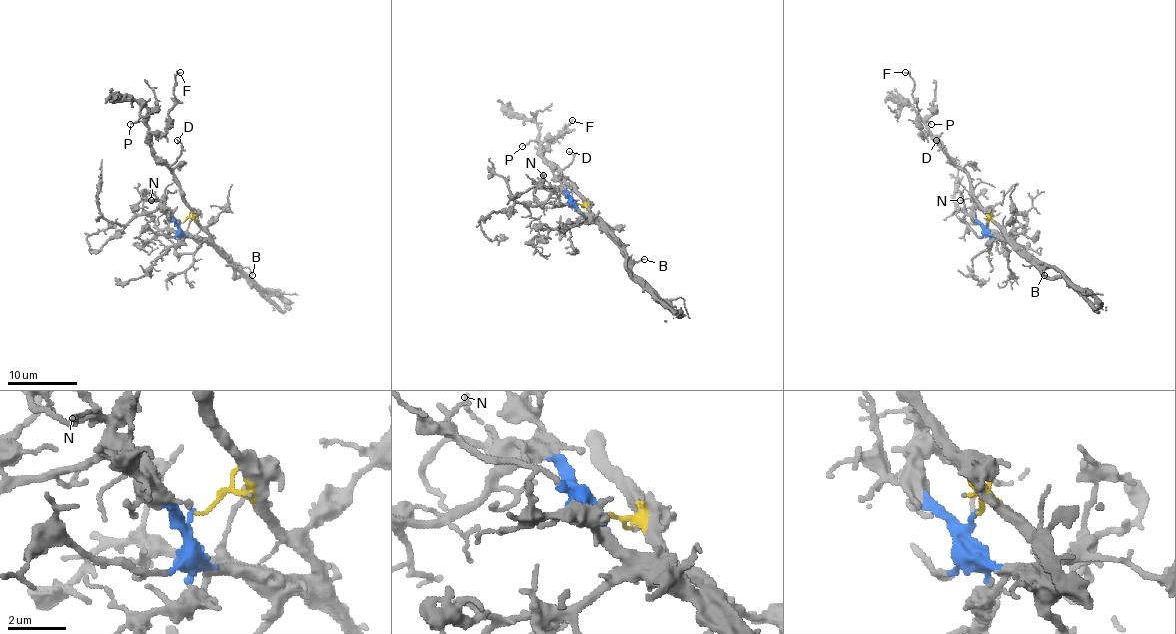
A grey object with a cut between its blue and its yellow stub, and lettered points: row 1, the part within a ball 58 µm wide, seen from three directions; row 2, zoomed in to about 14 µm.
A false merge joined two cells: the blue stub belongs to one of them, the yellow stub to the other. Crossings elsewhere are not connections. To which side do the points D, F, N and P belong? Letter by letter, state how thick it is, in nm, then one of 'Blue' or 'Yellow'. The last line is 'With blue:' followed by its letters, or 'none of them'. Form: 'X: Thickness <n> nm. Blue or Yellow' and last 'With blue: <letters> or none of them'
D: Thickness 140 nm. Yellow
F: Thickness 150 nm. Yellow
N: Thickness 140 nm. Blue
P: Thickness 120 nm. Yellow
With blue: N

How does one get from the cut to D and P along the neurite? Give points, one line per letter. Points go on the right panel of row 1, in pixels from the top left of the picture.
D: (988, 223), (988, 211), (974, 195), (969, 176), (936, 140)
P: (988, 223), (988, 211), (974, 195), (969, 176), (944, 152), (925, 120), (930, 124)

